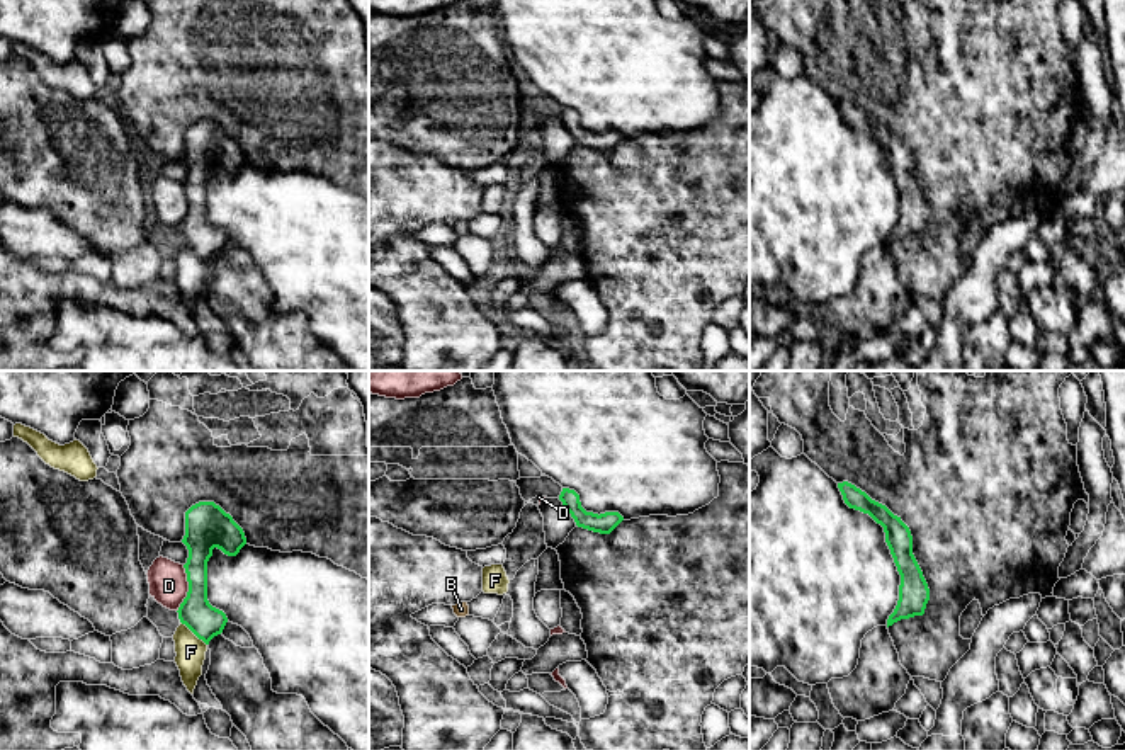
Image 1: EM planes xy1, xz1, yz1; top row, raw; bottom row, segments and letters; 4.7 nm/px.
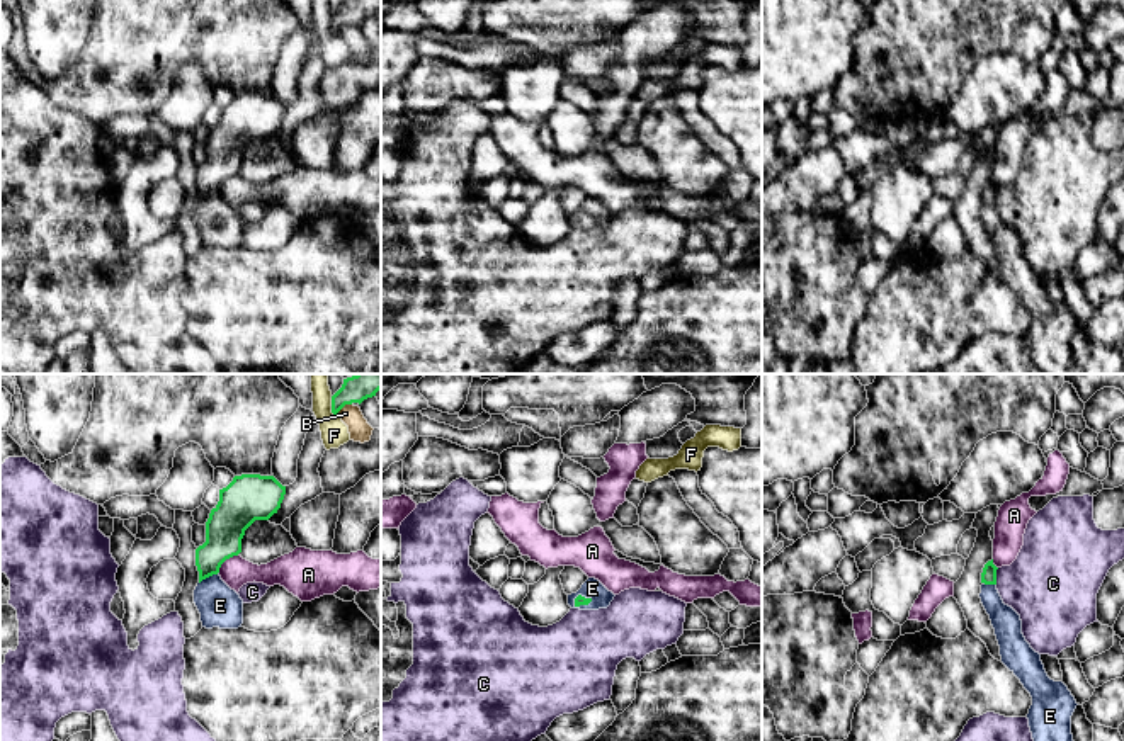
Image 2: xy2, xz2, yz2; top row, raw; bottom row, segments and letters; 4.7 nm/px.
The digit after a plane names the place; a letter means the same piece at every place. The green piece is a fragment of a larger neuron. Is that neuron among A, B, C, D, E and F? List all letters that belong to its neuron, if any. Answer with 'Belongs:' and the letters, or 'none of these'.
Belongs: E

